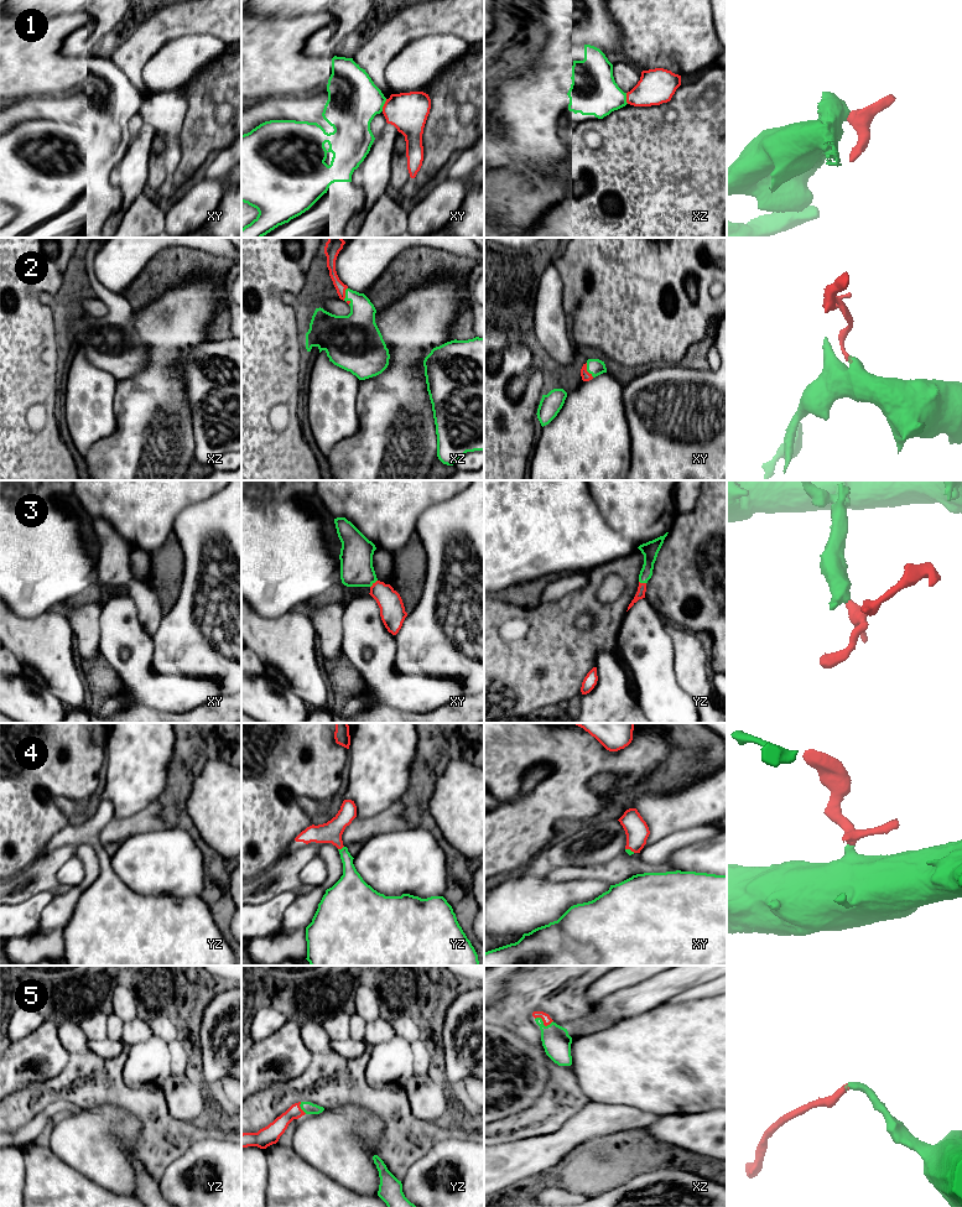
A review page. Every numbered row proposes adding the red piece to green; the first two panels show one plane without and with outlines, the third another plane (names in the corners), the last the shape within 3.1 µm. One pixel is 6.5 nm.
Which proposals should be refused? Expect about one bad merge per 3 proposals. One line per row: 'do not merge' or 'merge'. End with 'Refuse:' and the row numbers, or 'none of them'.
1: do not merge
2: merge
3: merge
4: merge
5: merge
Refuse: 1

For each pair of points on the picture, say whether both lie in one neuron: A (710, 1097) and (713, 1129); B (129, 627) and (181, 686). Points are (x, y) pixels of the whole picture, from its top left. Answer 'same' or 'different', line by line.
A: different
B: same

